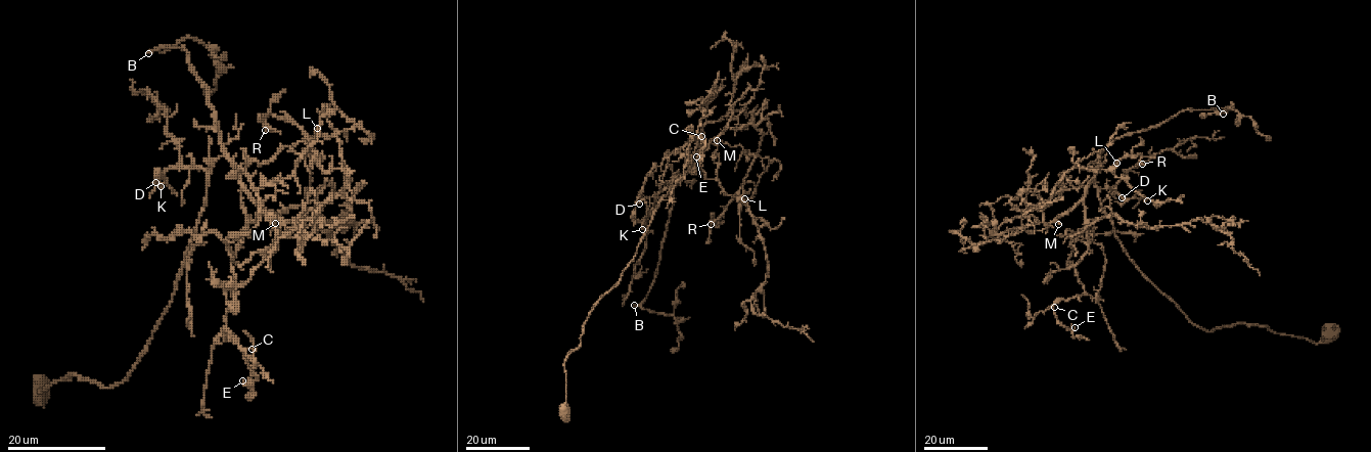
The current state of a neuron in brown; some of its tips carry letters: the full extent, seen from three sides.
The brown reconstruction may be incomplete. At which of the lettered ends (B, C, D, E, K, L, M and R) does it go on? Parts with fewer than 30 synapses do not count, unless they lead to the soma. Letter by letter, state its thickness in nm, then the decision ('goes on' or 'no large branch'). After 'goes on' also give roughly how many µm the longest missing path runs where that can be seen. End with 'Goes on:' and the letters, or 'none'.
B: 200 nm | goes on | 50 µm
C: 170 nm | no large branch
D: 240 nm | no large branch
E: 130 nm | no large branch
K: 200 nm | no large branch
L: 130 nm | no large branch
M: 130 nm | no large branch
R: 170 nm | no large branch
Goes on: B

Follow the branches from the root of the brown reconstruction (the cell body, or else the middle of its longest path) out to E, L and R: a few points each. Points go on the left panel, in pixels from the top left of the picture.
E: (41, 392), (127, 377), (223, 155), (246, 216), (227, 313), (242, 380)
L: (41, 392), (127, 377), (221, 156), (265, 210), (312, 224), (345, 187), (317, 128)
R: (41, 392), (127, 377), (221, 156), (302, 226), (345, 187), (334, 136), (265, 130)

